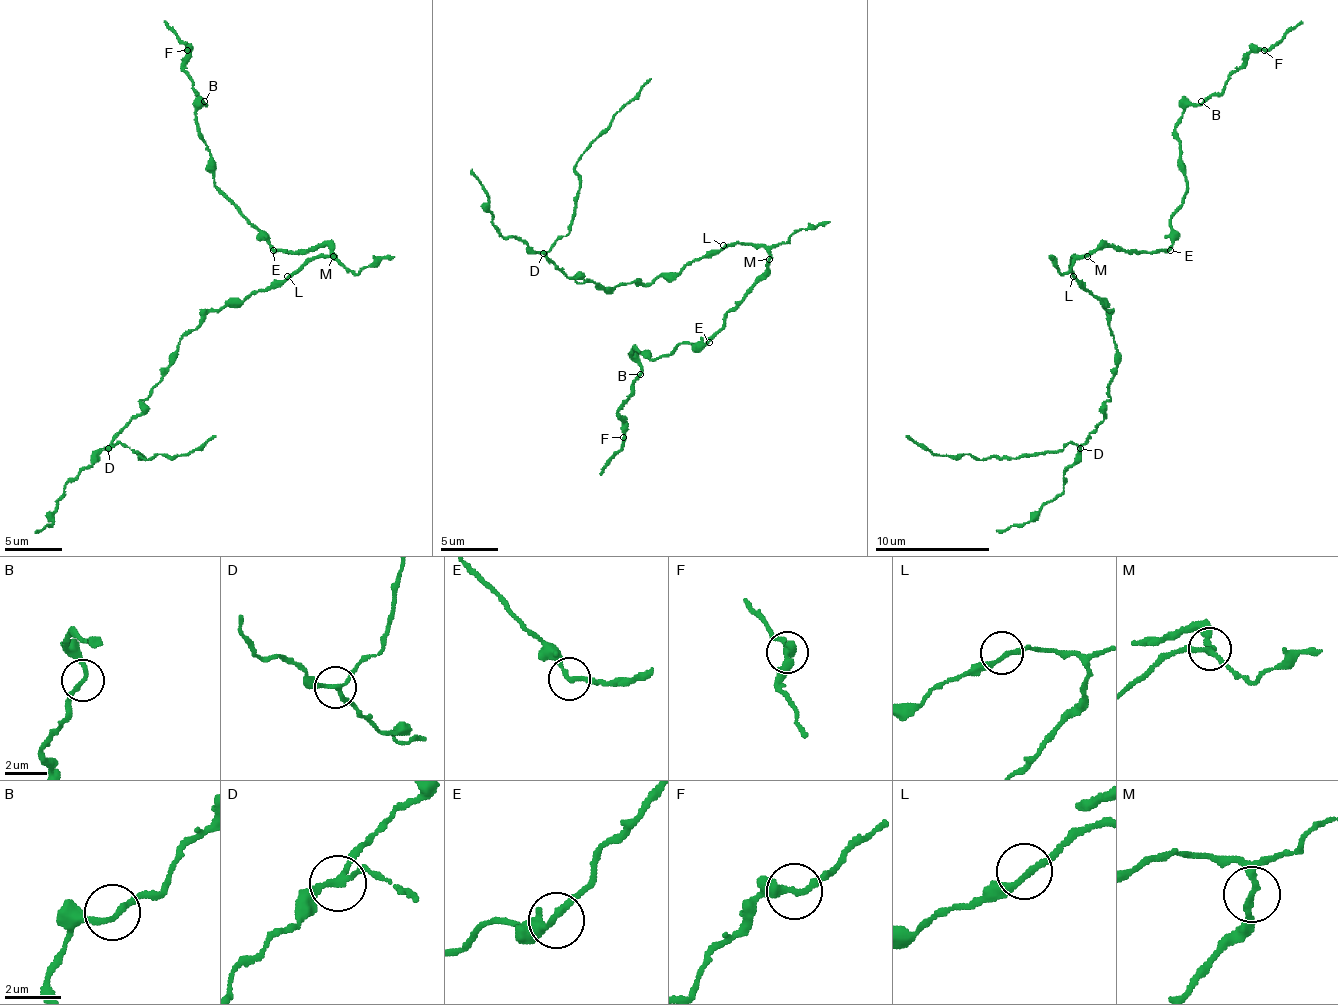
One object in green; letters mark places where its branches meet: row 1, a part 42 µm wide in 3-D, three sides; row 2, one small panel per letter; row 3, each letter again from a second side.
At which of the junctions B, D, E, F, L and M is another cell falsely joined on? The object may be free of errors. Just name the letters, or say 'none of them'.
D

